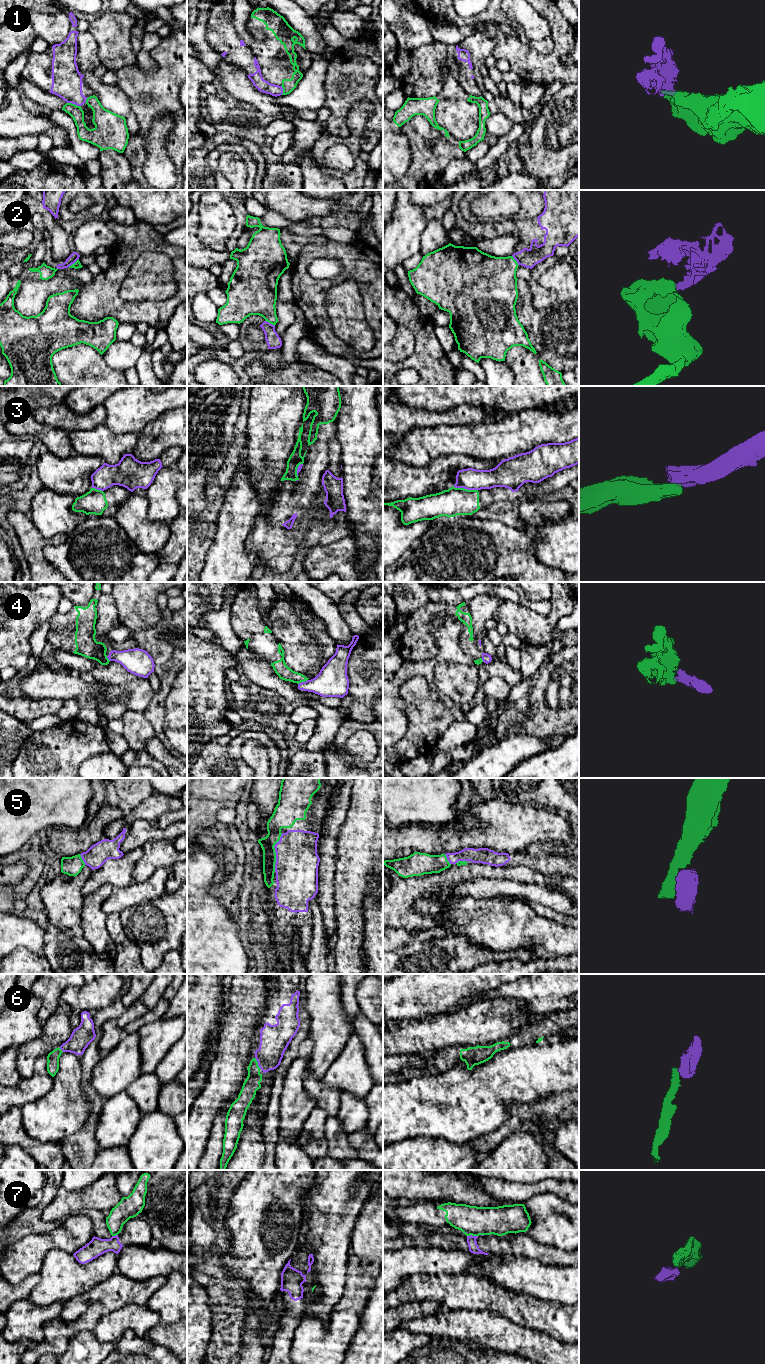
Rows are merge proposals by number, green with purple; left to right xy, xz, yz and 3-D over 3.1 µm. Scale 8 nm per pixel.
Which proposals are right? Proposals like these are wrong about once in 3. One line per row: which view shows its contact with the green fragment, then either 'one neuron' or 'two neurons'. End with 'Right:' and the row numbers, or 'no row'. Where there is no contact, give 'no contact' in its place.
1: contact in xy; two neurons
2: contact in xy; two neurons
3: contact in yz; two neurons
4: contact in xz; two neurons
5: contact in xz; one neuron
6: contact in xz; one neuron
7: contact in yz; two neurons
Right: 5, 6

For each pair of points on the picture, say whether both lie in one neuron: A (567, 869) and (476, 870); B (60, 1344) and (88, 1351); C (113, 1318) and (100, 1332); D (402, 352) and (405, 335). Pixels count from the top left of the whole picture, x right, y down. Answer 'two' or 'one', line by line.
A: two
B: two
C: one
D: one

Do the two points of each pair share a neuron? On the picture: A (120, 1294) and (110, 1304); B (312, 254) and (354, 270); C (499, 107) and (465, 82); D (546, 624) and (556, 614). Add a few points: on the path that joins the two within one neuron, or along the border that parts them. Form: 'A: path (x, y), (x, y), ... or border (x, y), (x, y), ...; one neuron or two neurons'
A: path (118, 1296), (112, 1302); one neuron
B: path (323, 251), (337, 251), (345, 259); one neuron
C: border (459, 83), (469, 94), (479, 97); two neurons
D: path (548, 622), (554, 616); one neuron

